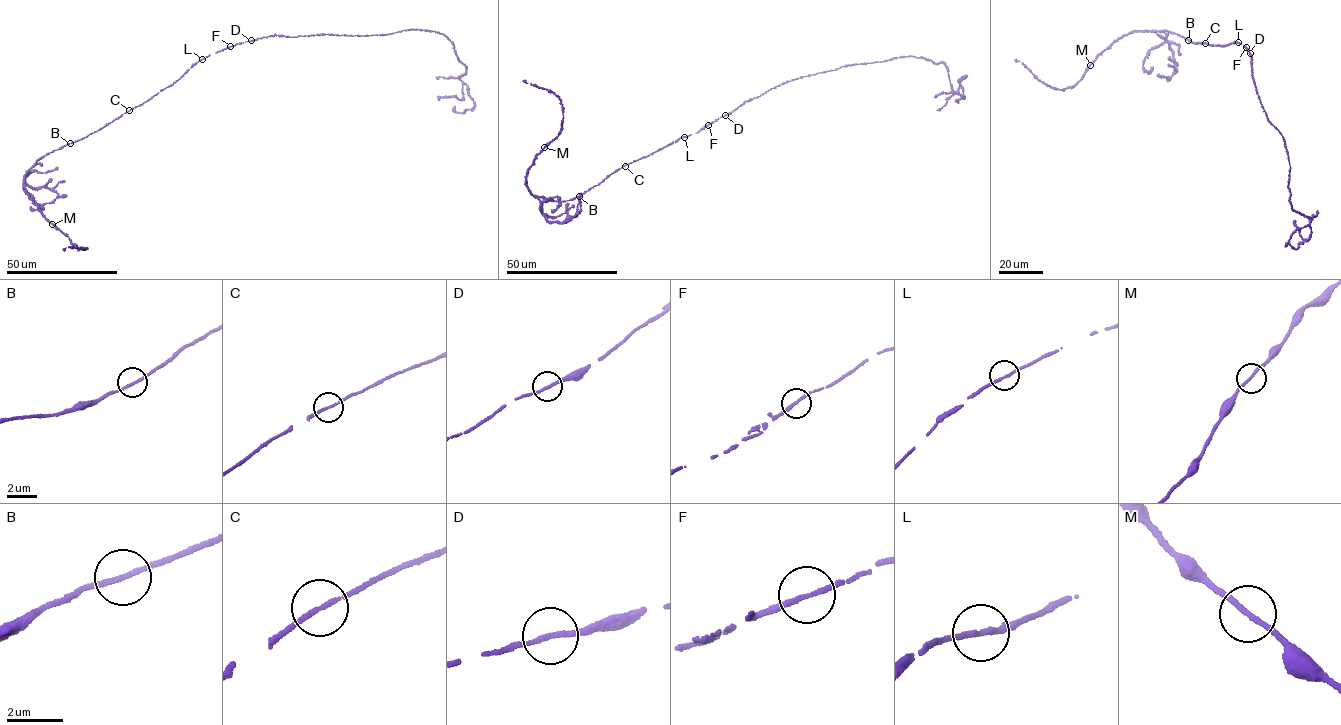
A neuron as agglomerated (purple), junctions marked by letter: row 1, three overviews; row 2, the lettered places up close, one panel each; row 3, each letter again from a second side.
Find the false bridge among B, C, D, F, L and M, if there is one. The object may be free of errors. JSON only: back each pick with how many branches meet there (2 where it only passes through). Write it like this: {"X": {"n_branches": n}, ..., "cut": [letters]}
{"cut": []}

